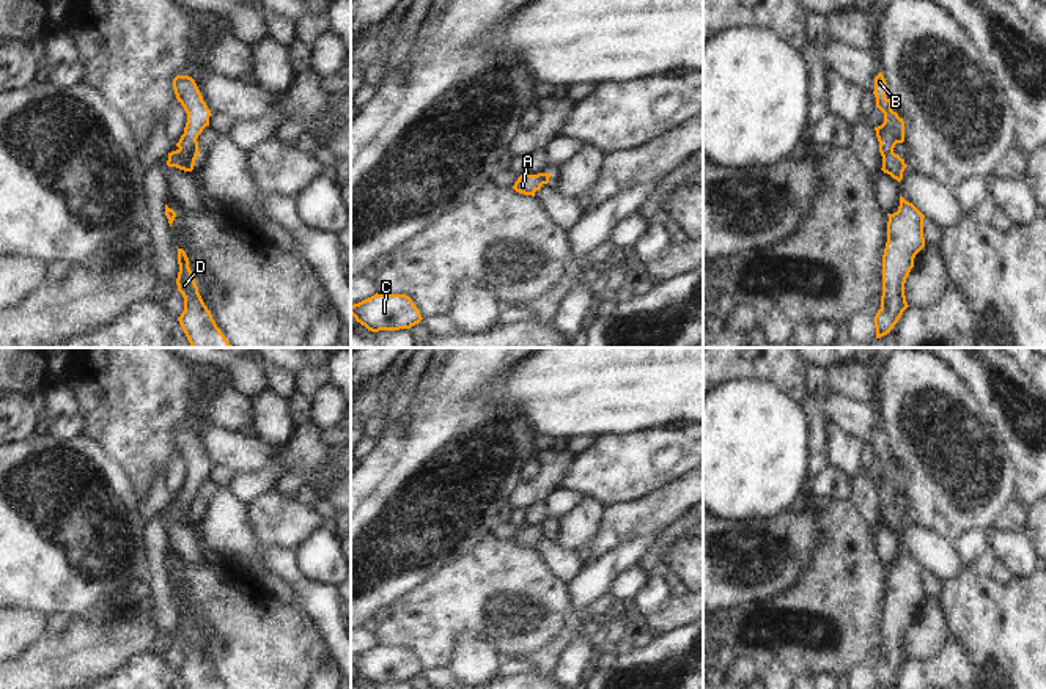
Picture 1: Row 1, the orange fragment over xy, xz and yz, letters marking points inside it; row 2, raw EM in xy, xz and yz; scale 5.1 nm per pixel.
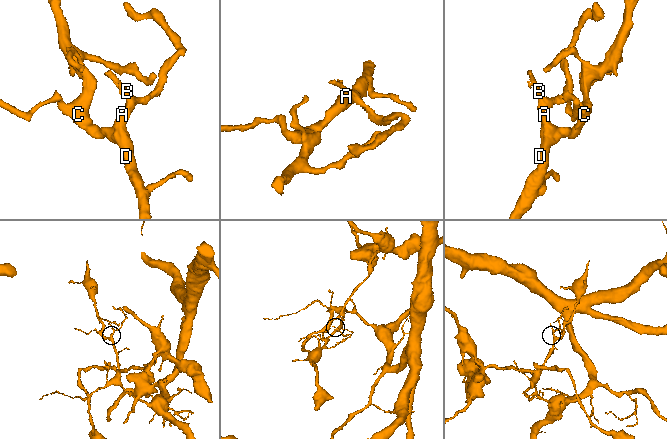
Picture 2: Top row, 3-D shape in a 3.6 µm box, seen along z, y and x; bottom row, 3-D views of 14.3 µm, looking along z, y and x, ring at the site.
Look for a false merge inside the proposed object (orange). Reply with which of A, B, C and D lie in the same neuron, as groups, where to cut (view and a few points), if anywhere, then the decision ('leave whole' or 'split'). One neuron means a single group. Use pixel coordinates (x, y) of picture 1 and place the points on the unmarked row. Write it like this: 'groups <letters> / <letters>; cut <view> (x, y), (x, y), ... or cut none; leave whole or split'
groups A B C D; cut none; leave whole

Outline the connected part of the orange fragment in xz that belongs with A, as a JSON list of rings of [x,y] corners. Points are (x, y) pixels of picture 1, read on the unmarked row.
[[[551,525],[521,527],[513,541],[519,546],[535,549],[535,544],[540,543],[543,536],[549,535],[549,530]]]

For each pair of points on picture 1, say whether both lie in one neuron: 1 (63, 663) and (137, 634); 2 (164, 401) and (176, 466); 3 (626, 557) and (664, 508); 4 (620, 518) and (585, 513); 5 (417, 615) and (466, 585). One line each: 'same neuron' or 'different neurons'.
1: same neuron
2: different neurons
3: different neurons
4: different neurons
5: same neuron

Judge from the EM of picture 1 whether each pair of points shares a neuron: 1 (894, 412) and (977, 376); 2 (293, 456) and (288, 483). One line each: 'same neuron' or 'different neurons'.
1: different neurons
2: different neurons

